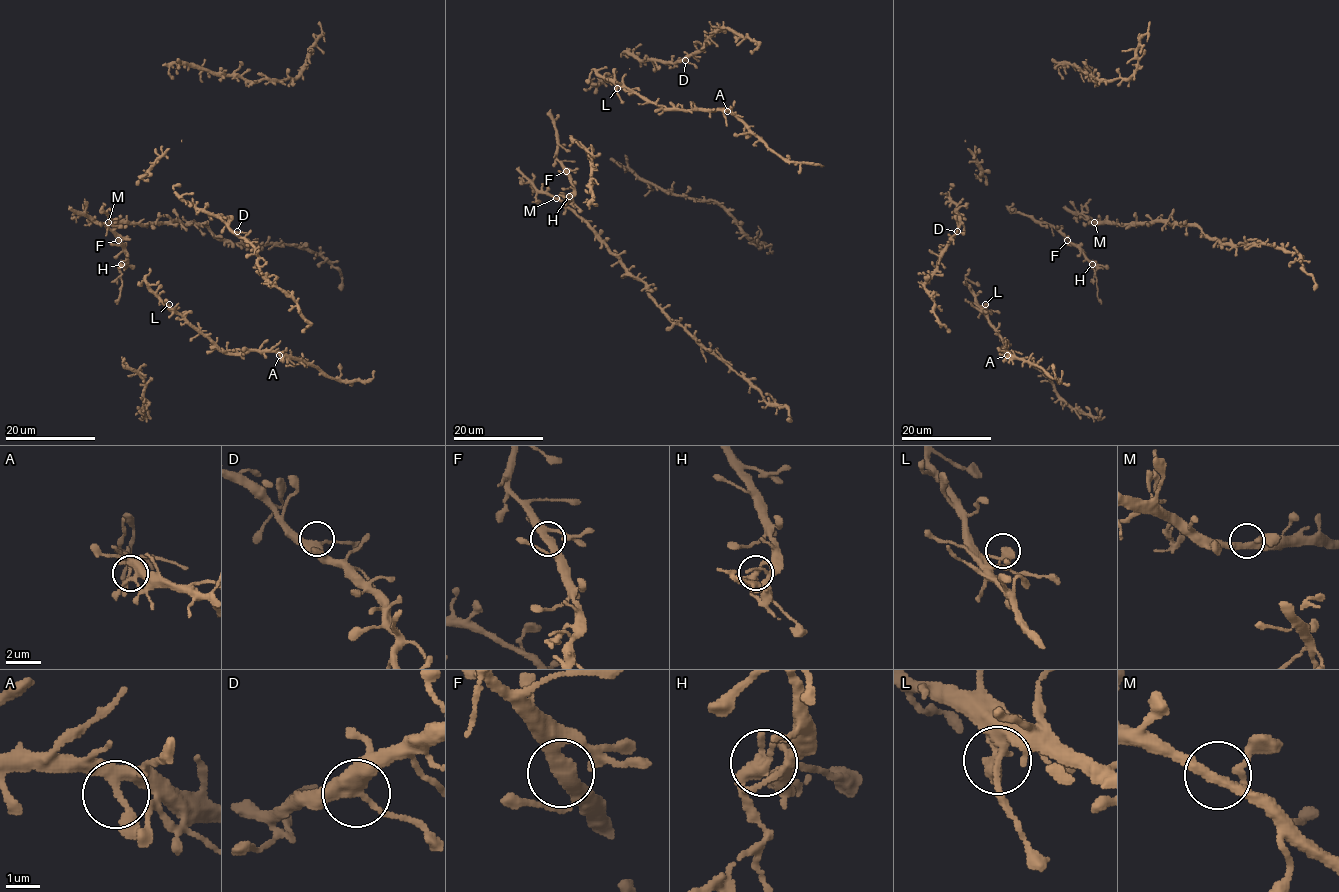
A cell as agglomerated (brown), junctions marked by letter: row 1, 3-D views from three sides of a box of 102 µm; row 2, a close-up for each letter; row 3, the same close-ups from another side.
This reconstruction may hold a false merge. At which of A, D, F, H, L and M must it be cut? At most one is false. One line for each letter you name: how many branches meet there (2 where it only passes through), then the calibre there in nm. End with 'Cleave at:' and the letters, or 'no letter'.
H: branches 2; calibre 280 nm
Cleave at: H

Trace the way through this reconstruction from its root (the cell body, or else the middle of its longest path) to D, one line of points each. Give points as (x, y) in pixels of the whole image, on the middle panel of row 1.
D: (620, 57), (622, 52), (628, 52), (642, 60), (685, 60)

